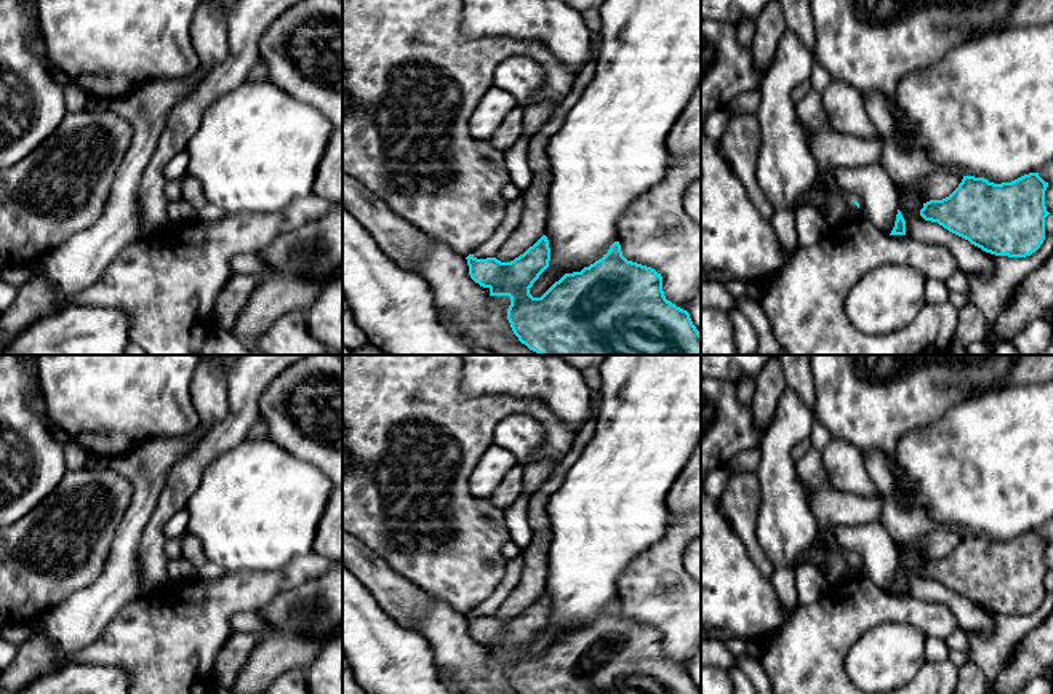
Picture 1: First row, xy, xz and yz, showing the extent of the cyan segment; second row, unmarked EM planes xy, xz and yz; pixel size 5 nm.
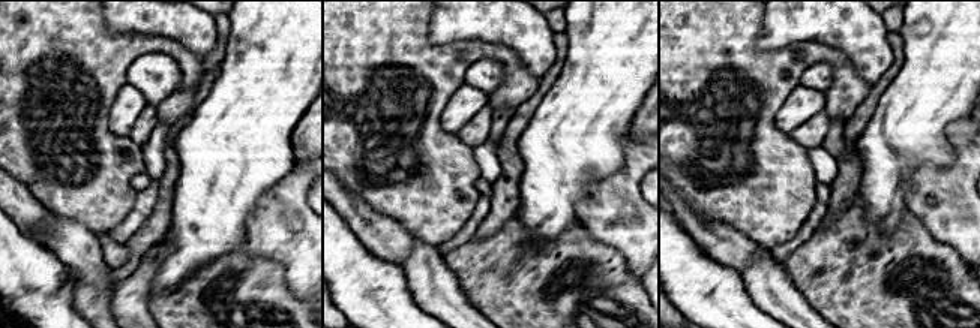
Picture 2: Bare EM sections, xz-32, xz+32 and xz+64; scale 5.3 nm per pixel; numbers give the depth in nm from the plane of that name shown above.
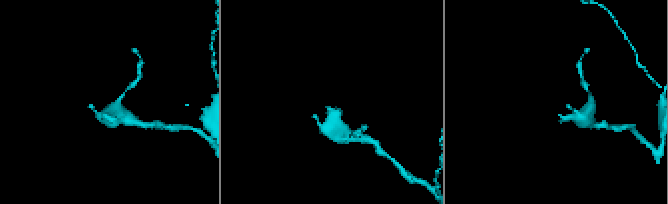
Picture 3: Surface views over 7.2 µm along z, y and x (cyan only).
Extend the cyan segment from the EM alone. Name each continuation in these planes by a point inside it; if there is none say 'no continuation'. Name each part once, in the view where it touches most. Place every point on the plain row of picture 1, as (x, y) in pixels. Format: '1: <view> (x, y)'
1: yz (848, 555)

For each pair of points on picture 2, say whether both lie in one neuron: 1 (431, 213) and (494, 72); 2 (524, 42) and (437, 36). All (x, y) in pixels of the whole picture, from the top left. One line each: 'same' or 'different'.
1: different
2: same

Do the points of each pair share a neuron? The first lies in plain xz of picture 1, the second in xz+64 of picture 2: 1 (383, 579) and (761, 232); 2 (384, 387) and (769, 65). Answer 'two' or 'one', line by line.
1: two
2: one

